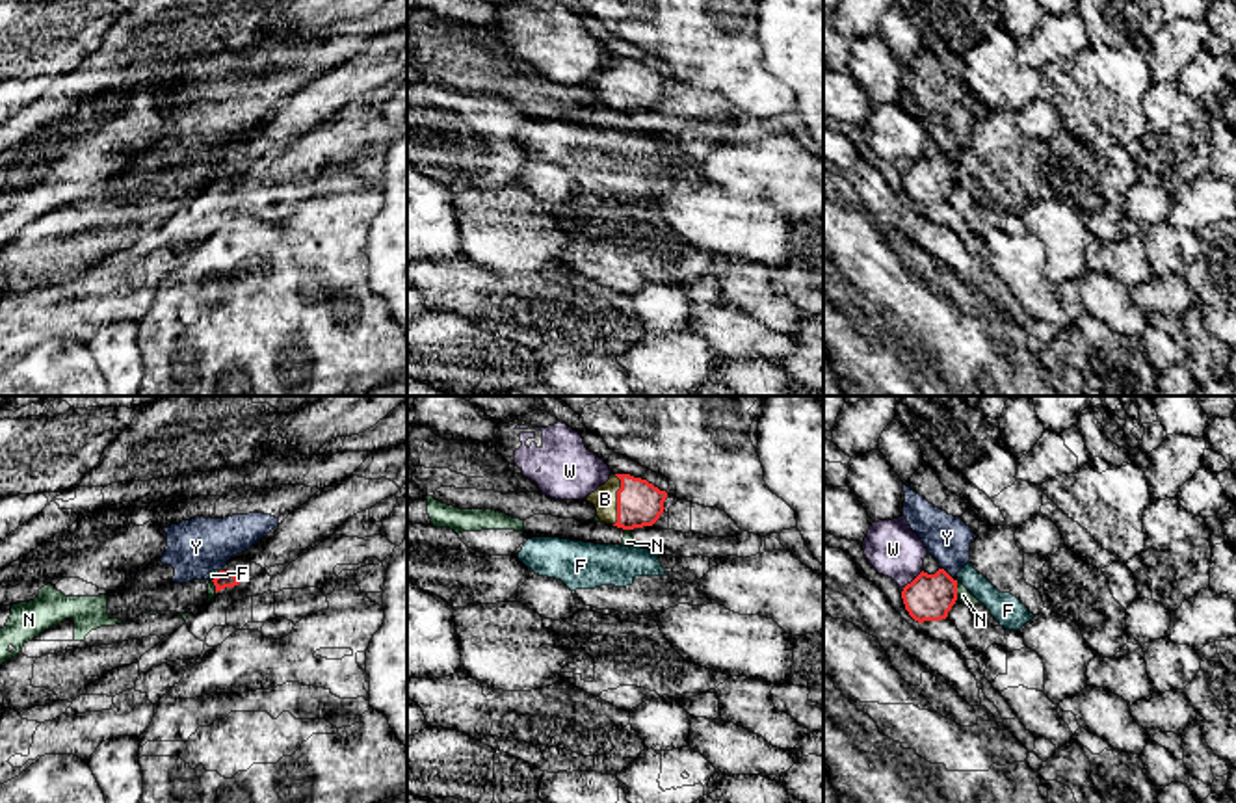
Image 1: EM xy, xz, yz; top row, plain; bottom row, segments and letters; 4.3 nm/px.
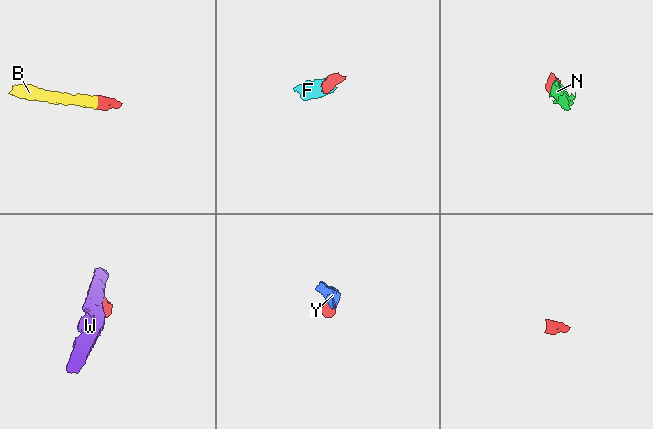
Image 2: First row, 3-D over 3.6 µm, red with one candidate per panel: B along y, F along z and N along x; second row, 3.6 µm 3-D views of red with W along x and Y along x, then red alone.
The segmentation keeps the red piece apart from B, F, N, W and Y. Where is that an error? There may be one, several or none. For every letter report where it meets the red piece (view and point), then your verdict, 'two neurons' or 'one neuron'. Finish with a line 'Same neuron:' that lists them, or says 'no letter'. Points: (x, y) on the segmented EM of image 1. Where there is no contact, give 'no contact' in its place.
B: contact xz (618, 500); one neuron
F: contact xy (218, 575); two neurons
N: contact yz (956, 592); two neurons
W: contact yz (915, 579); two neurons
Y: contact yz (946, 573); two neurons
Same neuron: B

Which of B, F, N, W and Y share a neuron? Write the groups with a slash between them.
B / F / N / W / Y

